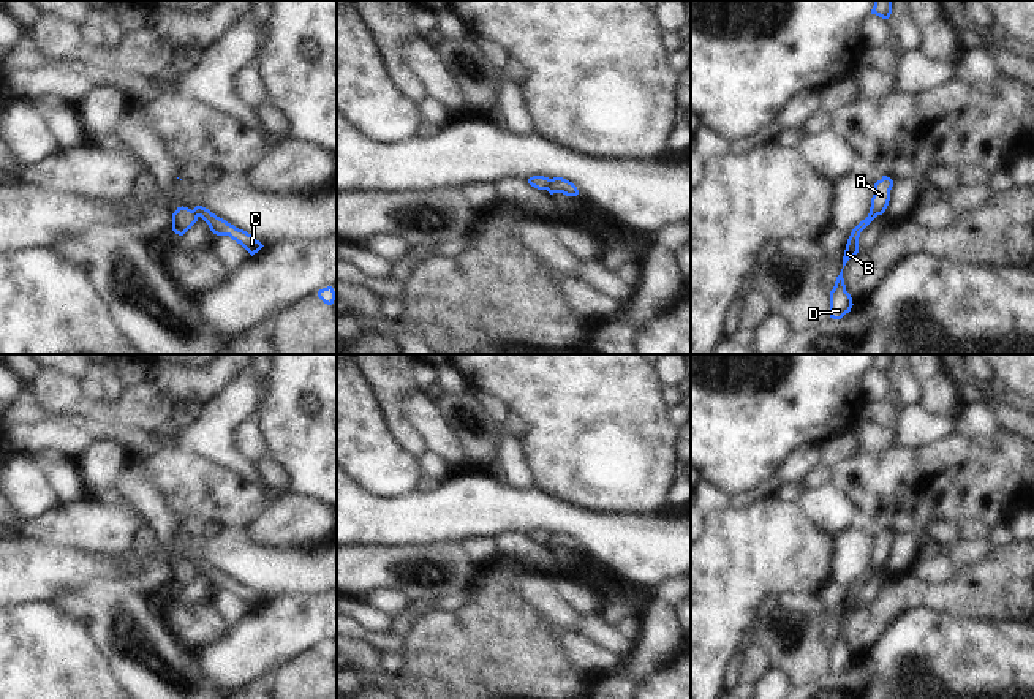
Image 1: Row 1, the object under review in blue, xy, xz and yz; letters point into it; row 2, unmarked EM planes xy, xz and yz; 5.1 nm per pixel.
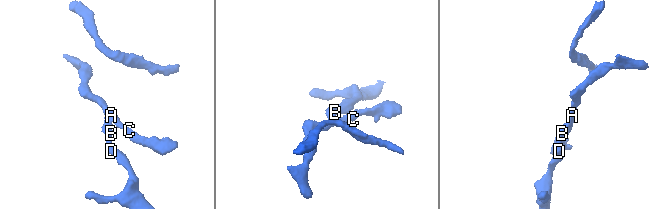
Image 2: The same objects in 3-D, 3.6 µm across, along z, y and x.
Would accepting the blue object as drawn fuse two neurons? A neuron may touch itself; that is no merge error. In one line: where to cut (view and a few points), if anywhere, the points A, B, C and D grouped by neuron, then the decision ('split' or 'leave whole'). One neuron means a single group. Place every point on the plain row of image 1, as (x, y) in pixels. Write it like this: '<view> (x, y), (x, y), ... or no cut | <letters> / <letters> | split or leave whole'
xz (549, 533), (546, 543) | A C / B D | split

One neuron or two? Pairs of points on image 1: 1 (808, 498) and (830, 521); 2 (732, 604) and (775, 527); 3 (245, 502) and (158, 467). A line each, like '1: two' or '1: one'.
1: one
2: one
3: one

